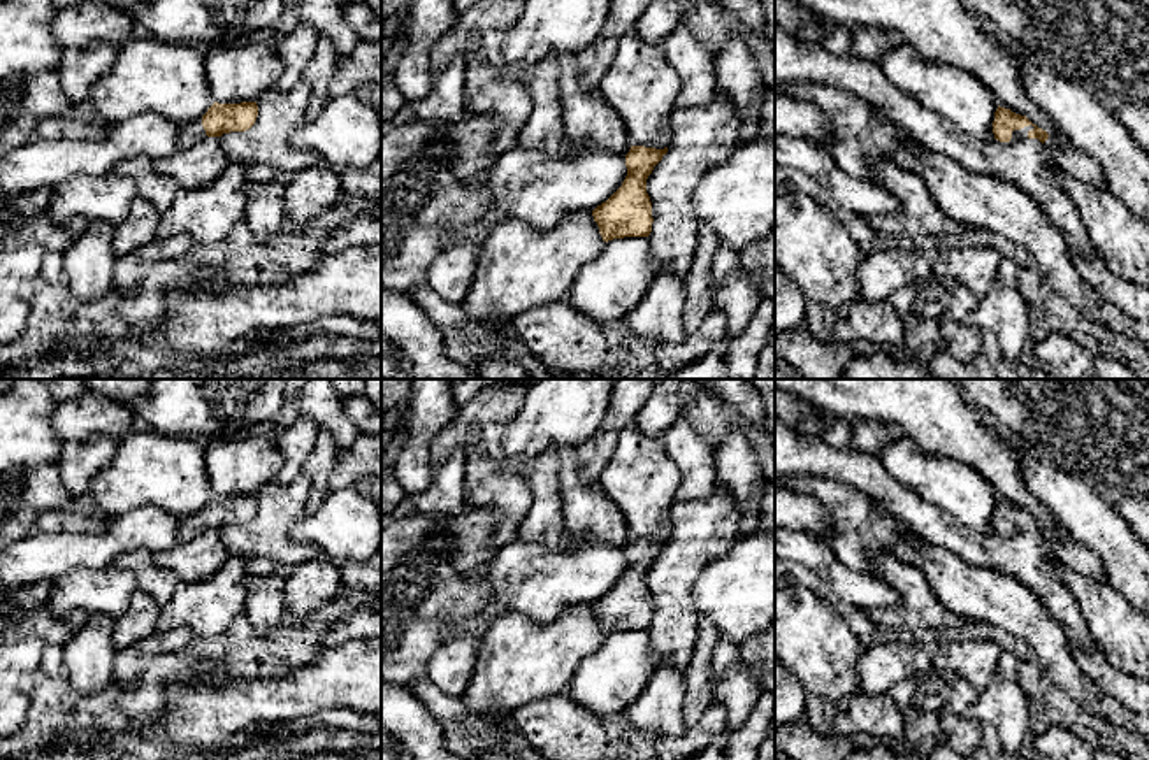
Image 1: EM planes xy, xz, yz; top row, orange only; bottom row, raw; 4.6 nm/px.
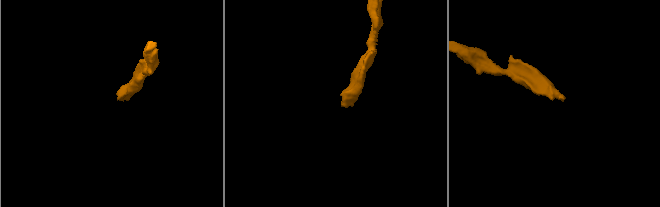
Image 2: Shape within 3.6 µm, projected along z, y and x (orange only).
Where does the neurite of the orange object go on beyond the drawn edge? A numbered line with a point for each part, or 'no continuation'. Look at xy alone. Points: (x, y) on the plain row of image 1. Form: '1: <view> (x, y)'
1: xy (190, 527)

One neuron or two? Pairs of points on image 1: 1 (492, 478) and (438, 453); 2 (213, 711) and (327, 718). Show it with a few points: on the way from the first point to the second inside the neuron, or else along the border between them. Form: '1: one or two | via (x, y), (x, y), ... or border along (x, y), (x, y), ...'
1: two | border along (478, 453), (468, 460)
2: two | border along (346, 708), (320, 709), (266, 727)

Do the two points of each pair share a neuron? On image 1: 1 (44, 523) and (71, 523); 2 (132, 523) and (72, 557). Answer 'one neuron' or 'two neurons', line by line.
1: one neuron
2: one neuron

